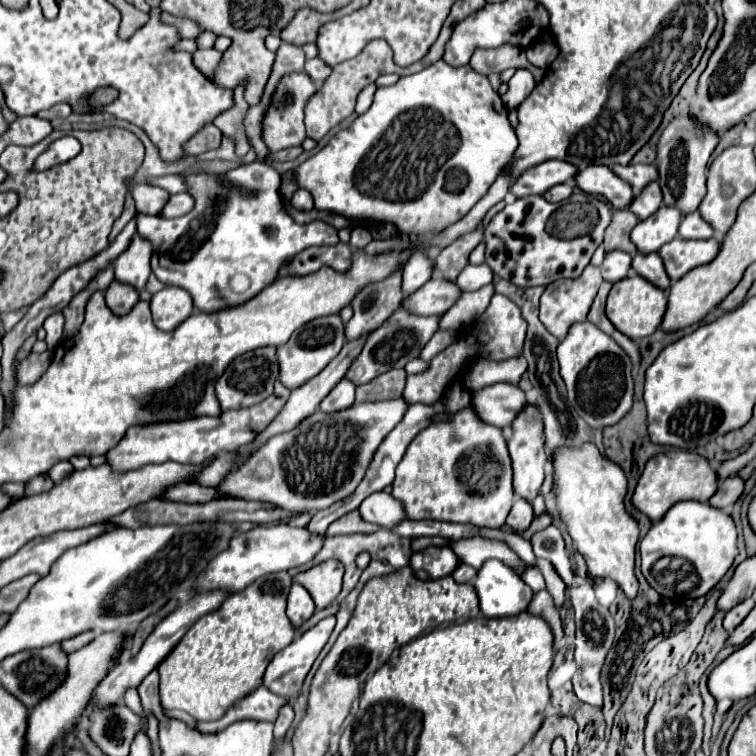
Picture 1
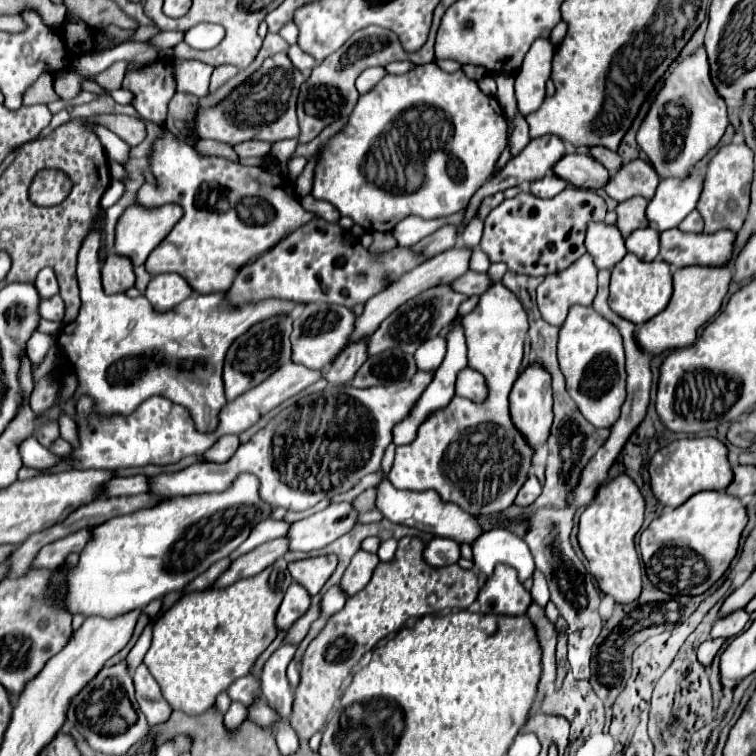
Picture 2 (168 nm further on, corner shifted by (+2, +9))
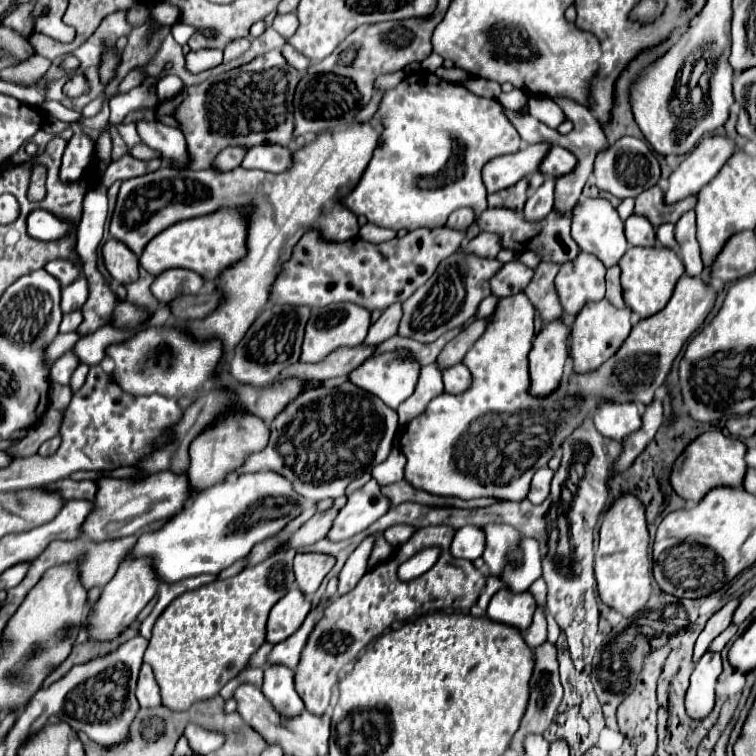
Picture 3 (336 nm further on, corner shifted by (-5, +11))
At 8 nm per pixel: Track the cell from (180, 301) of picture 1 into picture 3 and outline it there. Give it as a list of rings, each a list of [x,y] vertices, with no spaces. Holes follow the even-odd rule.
[[[167,269],[155,277],[151,293],[159,303],[171,303],[181,295],[197,295],[203,287],[203,279],[187,269]]]

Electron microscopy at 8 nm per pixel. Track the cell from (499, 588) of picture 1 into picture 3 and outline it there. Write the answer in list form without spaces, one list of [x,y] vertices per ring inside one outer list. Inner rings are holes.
[[[501,589],[491,597],[487,617],[497,623],[507,623],[525,631],[533,619],[533,611],[535,599],[529,591],[513,593],[511,589]]]

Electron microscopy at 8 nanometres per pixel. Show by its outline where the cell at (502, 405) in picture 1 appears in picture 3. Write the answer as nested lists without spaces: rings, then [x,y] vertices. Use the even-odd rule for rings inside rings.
[[[453,365],[451,369],[443,371],[443,383],[445,383],[445,391],[447,393],[465,393],[465,389],[469,389],[471,385],[471,373],[469,369],[465,369],[465,365]]]

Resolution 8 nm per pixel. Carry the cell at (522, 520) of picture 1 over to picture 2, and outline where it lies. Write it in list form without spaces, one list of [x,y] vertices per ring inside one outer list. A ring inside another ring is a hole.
[[[530,475],[530,477],[526,479],[526,483],[522,485],[522,489],[520,489],[520,493],[518,493],[518,497],[516,497],[514,503],[520,505],[520,507],[532,505],[532,503],[538,499],[540,491],[542,491],[542,483],[536,479],[536,475]]]

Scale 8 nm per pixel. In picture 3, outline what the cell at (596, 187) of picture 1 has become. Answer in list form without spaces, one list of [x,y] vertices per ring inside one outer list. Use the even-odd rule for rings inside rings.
[[[553,145],[547,157],[543,159],[539,171],[547,177],[561,177],[565,173],[571,173],[573,165],[577,165],[577,157],[573,157],[569,149],[563,149],[561,145]]]

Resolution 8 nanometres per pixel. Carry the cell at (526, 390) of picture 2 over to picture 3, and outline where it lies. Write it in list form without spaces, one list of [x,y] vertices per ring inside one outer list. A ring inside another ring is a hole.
[[[553,321],[545,325],[535,337],[533,349],[529,353],[529,395],[547,397],[559,387],[563,365],[569,355],[567,343],[569,329],[563,325],[563,321]]]

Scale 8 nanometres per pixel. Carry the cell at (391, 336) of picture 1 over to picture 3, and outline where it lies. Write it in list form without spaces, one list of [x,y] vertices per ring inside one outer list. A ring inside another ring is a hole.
[[[453,253],[441,265],[437,271],[427,279],[425,285],[421,285],[405,303],[403,303],[403,317],[399,323],[397,335],[401,337],[413,337],[415,341],[435,341],[445,331],[465,325],[477,311],[477,305],[491,295],[489,289],[489,277],[497,273],[497,269],[503,263],[497,259],[479,259],[473,255],[461,255]]]

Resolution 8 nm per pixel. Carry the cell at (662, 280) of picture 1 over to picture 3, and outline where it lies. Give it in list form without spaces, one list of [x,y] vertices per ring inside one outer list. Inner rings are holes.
[[[631,215],[625,221],[625,235],[627,235],[629,245],[635,245],[635,247],[655,247],[657,245],[655,227],[649,225],[645,217]]]

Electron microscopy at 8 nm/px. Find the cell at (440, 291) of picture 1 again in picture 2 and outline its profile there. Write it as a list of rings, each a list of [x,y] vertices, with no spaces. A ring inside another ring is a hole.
[[[466,271],[466,275],[462,275],[452,283],[452,287],[464,295],[482,295],[484,291],[490,289],[490,285],[494,285],[490,275],[476,271]]]

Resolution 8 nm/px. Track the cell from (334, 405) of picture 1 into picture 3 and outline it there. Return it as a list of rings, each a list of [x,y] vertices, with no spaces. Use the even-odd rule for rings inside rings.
[[[401,303],[389,305],[381,317],[369,327],[369,333],[363,341],[363,345],[379,345],[383,341],[387,341],[389,337],[393,337],[397,333],[399,327],[399,319],[401,319]]]

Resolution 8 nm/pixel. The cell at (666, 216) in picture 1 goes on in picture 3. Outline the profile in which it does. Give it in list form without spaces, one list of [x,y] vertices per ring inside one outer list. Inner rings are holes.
[[[703,137],[679,169],[671,173],[663,201],[673,205],[685,197],[697,197],[697,193],[719,173],[733,151],[735,145],[727,137]]]

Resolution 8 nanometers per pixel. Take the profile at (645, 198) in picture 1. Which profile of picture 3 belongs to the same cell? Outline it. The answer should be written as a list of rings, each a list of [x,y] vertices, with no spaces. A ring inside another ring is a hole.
[[[623,137],[615,145],[611,145],[607,151],[599,153],[595,159],[595,179],[597,187],[601,191],[607,191],[619,199],[627,197],[637,197],[641,191],[653,187],[659,183],[661,171],[659,171],[659,161],[655,153],[647,147],[645,141],[635,139],[635,137]]]

